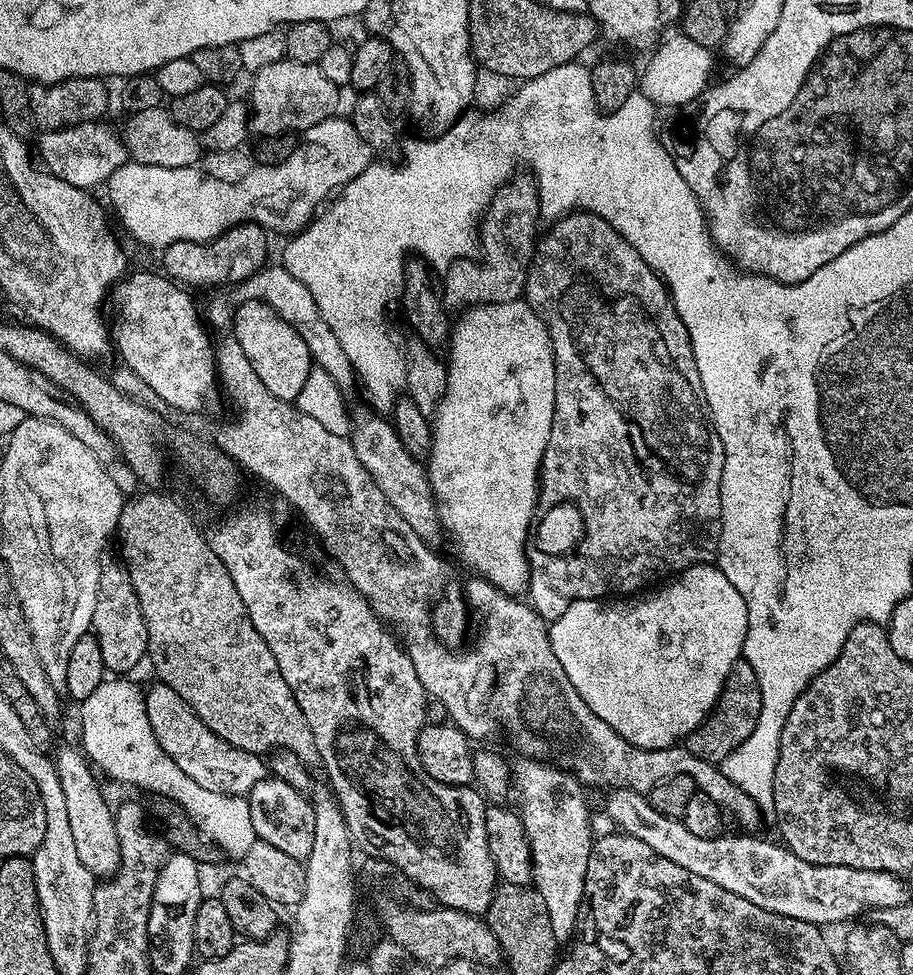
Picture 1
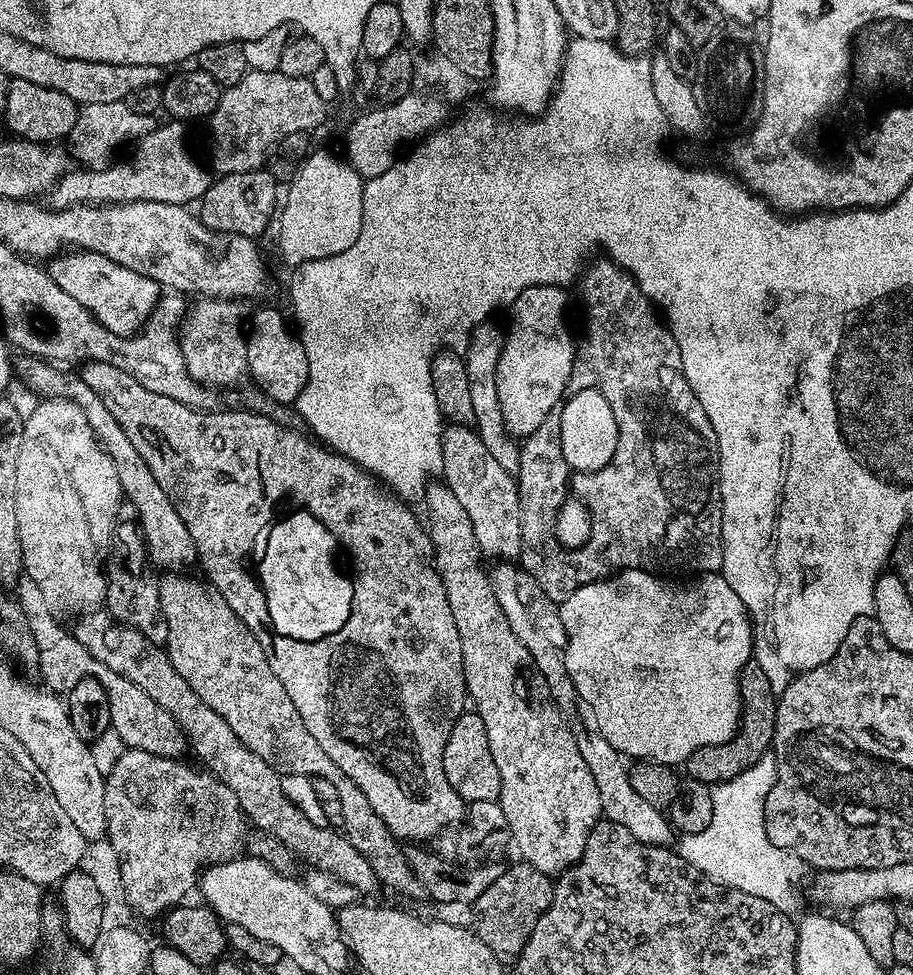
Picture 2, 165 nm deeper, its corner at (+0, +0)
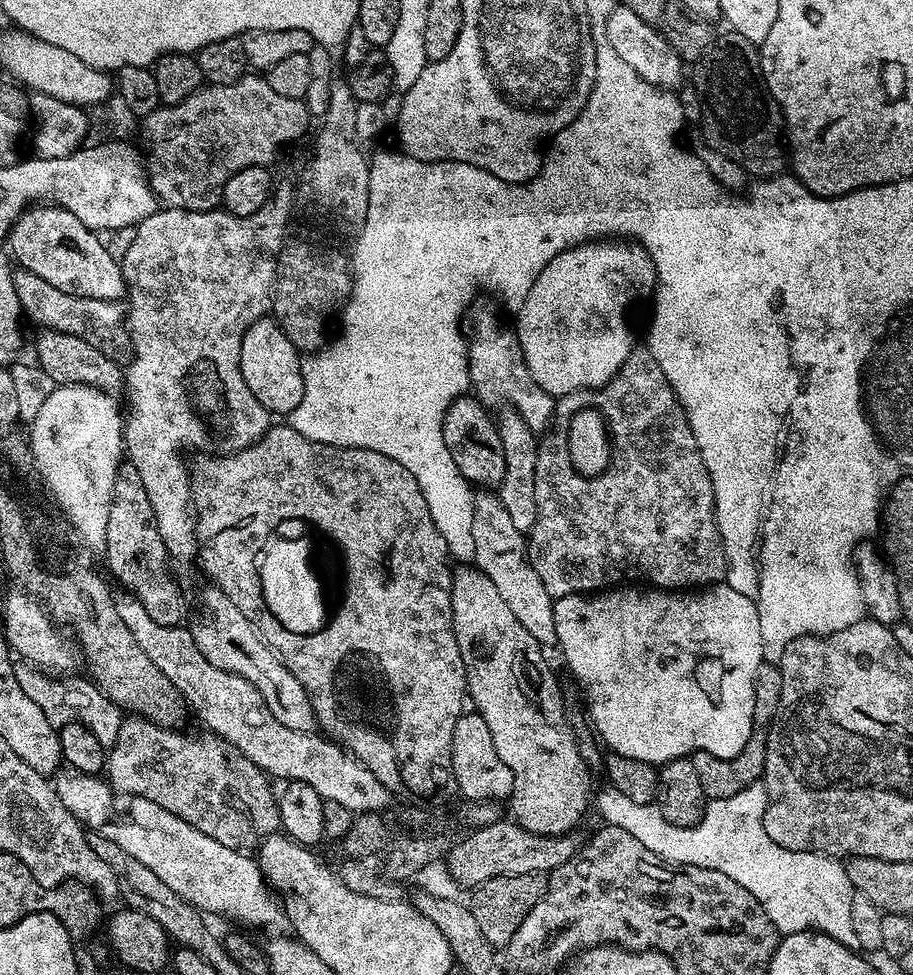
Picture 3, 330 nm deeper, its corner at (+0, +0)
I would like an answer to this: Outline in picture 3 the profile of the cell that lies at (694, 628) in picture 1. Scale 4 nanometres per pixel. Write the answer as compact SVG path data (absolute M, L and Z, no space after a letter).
M721 582L711 586L705 586L699 590L661 590L655 586L616 586L611 590L601 590L595 594L581 594L578 596L561 596L553 603L554 610L554 626L558 634L558 648L559 651L564 651L564 660L568 663L568 668L572 671L574 679L580 683L580 688L584 691L583 699L586 701L586 712L590 717L590 724L596 727L596 732L609 744L609 749L612 752L622 754L626 758L638 758L647 764L662 765L667 764L670 760L679 760L681 758L691 757L694 752L708 752L711 756L716 756L719 760L733 760L737 754L742 750L742 746L746 746L746 742L750 738L750 734L754 730L752 719L754 718L754 686L756 685L756 675L758 674L758 666L765 659L766 653L764 650L764 643L762 642L762 630L758 622L758 610L754 606L754 602L750 602L750 598L746 598L746 594L738 594L738 590L734 590L727 584Z

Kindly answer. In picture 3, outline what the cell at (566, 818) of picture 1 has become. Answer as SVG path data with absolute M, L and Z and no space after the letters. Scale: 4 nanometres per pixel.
M460 566L452 573L452 629L466 670L471 707L480 713L486 726L490 726L494 750L498 750L498 758L502 758L514 774L510 805L515 822L536 835L571 833L579 826L584 811L590 808L592 780L588 777L589 765L580 753L581 745L576 744L576 736L572 733L574 728L568 718L565 697L560 697L559 686L544 676L545 653L540 644L534 642L523 629L522 622L514 618L494 582L475 566Z

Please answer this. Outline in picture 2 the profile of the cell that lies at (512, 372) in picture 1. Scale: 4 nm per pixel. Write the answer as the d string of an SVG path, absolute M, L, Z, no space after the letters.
M558 284L546 286L530 286L518 294L518 298L510 306L512 317L506 323L504 334L504 349L498 362L498 390L502 418L507 435L513 438L526 438L546 422L546 414L554 410L565 399L564 391L572 373L572 363L576 361L577 341L572 341L572 332L568 329L568 320L564 317L564 307L568 304L568 296L563 287Z

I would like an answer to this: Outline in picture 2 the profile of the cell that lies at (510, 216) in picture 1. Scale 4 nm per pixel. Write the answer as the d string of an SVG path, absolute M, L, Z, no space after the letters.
M496 322L479 324L472 332L472 341L462 354L466 366L466 378L470 378L470 399L474 406L474 418L476 419L474 430L482 438L486 450L494 457L494 462L502 466L511 474L519 473L521 445L513 437L506 434L504 419L502 418L502 406L500 405L500 391L496 375L498 374L498 362L502 358L504 349L505 329L496 325Z

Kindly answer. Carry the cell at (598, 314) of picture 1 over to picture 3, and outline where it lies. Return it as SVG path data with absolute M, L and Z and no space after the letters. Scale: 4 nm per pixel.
M636 350L620 367L619 374L599 391L600 404L604 404L600 412L608 412L612 432L616 432L616 460L612 460L608 476L600 476L600 481L595 482L582 481L579 471L569 465L570 454L564 452L568 425L577 412L584 410L584 391L571 392L555 401L554 423L536 449L536 521L527 545L528 561L542 578L542 586L553 598L559 598L595 594L625 582L647 582L661 590L699 590L721 583L726 565L724 544L716 525L712 479L702 462L684 407L677 402L670 382L666 382L666 374L662 374L651 352Z

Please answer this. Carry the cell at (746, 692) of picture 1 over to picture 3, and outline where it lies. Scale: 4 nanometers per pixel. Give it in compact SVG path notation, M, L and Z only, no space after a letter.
M761 662L756 675L756 685L754 686L754 718L753 725L757 729L753 730L746 746L733 760L719 760L716 756L711 756L708 752L694 752L690 759L694 762L694 771L698 773L698 783L702 785L705 797L708 800L721 800L722 798L734 798L746 786L757 783L764 775L764 763L766 762L766 742L768 741L767 729L771 725L772 717L775 716L780 705L780 695L782 694L782 674L779 667L772 662Z

